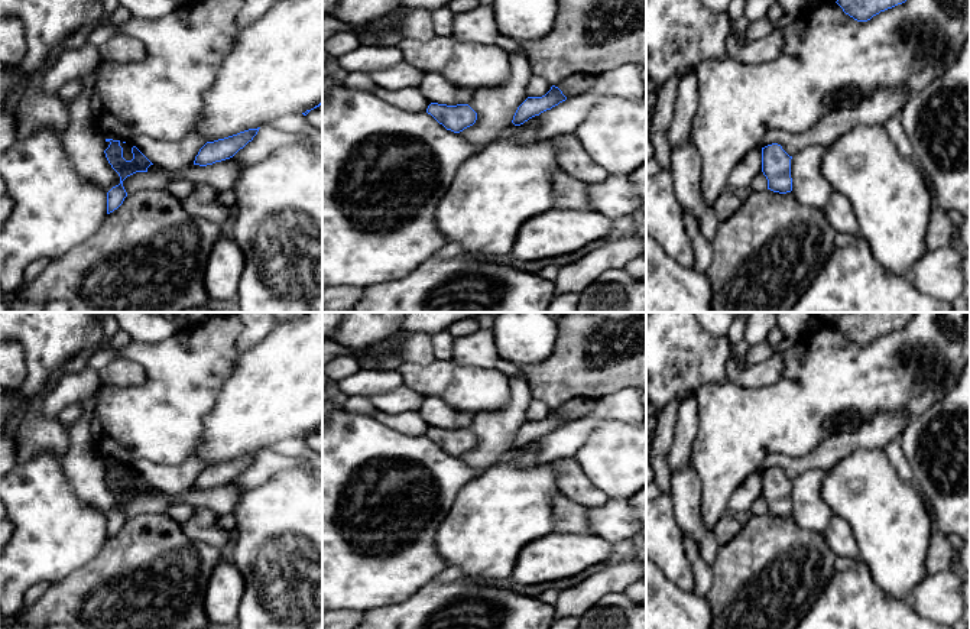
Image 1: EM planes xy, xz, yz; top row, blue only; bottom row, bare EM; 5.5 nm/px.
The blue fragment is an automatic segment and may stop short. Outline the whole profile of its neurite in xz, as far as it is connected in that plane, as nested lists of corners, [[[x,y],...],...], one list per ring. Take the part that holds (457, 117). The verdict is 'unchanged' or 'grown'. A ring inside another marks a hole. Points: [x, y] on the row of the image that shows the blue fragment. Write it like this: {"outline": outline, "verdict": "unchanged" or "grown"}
{"outline": [[[431,103],[426,108],[439,124],[447,130],[460,133],[473,126],[477,120],[477,113],[468,104],[447,106]]], "verdict": "unchanged"}

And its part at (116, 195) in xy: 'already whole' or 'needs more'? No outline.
already whole

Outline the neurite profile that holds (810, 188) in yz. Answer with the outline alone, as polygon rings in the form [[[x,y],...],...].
[[[810,146],[791,159],[791,192],[799,204],[818,210],[824,210],[834,192],[821,174],[821,159],[825,150],[827,146]]]

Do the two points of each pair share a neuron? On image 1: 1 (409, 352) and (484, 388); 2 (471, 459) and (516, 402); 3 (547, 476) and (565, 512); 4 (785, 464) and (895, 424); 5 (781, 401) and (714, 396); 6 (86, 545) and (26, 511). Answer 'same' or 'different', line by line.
1: different
2: same
3: different
4: same
5: same
6: same

